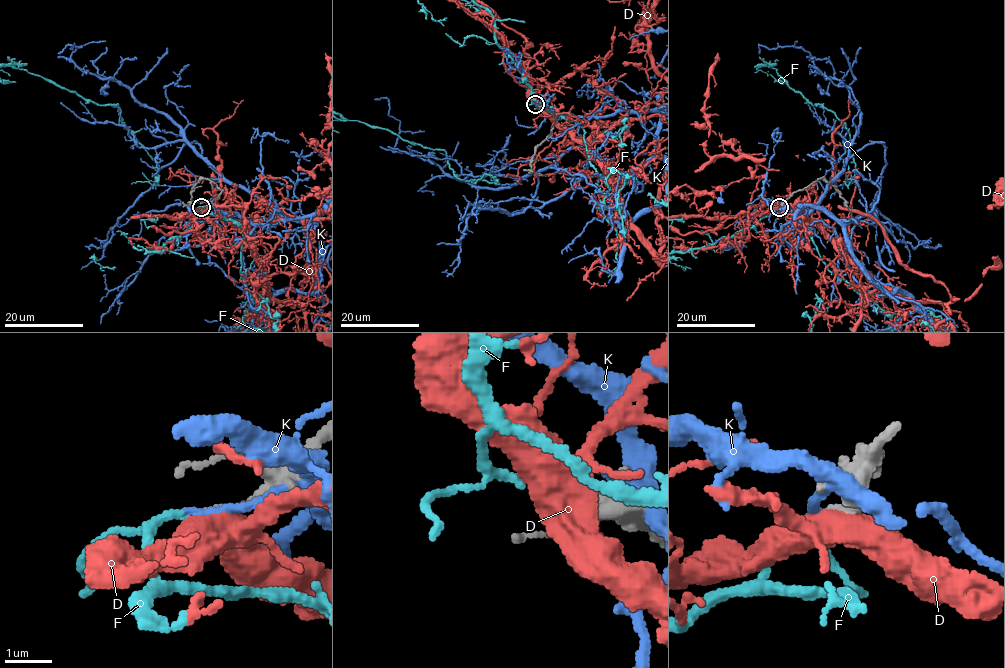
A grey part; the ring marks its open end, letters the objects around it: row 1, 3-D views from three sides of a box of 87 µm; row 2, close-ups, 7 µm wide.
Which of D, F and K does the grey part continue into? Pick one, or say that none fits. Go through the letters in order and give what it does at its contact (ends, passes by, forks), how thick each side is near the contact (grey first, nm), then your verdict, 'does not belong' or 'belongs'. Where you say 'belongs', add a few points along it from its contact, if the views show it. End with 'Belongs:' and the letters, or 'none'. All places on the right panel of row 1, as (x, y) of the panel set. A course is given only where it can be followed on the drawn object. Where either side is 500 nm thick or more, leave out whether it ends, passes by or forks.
D: calibres 240 and 550 nm; does not belong
F: it passes by; calibres 200 and 130 nm; belongs
K: it ends; calibres 240 and 180 nm; does not belong
Belongs: F

